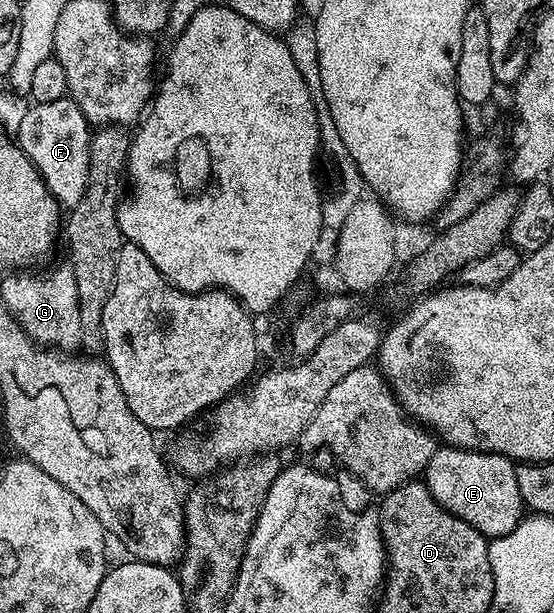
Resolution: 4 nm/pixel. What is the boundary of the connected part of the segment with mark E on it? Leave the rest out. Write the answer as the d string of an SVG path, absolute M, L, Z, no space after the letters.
M440 446L432 454L432 462L428 462L424 482L444 510L471 524L481 536L493 538L508 534L524 518L520 486L516 486L516 464L507 456Z

